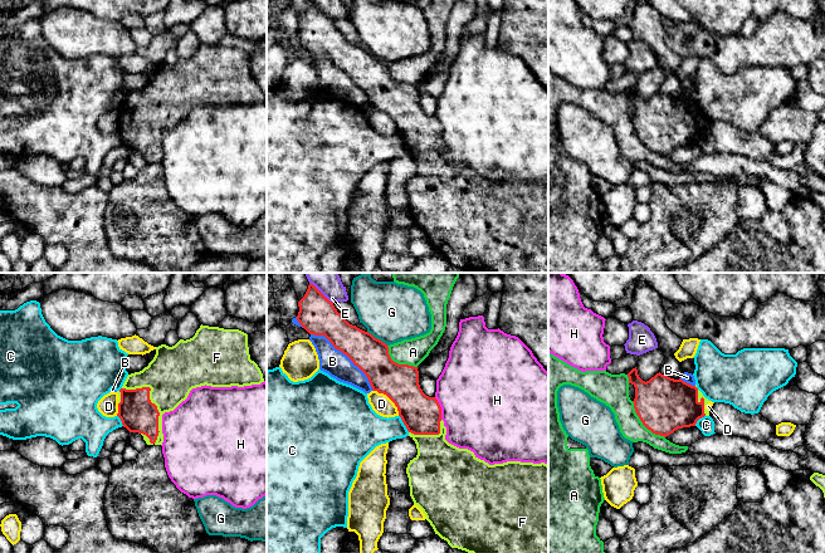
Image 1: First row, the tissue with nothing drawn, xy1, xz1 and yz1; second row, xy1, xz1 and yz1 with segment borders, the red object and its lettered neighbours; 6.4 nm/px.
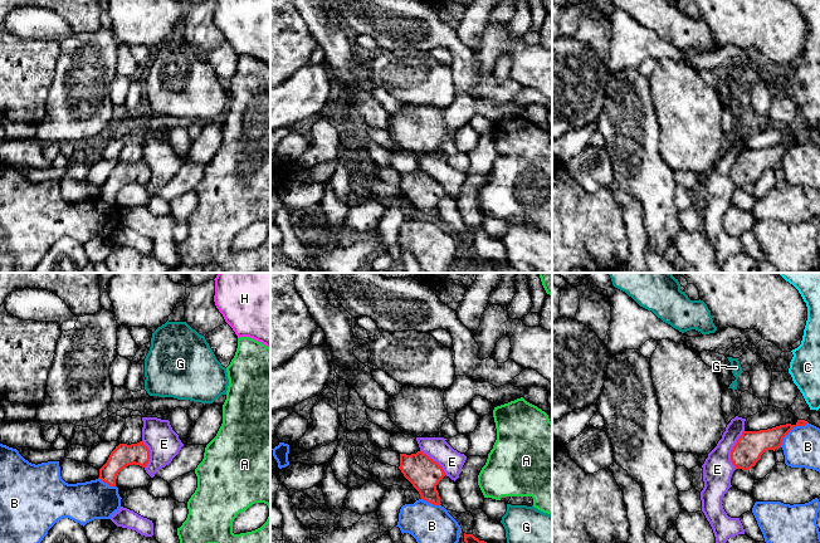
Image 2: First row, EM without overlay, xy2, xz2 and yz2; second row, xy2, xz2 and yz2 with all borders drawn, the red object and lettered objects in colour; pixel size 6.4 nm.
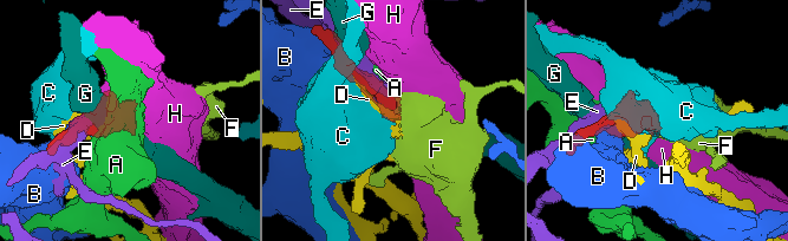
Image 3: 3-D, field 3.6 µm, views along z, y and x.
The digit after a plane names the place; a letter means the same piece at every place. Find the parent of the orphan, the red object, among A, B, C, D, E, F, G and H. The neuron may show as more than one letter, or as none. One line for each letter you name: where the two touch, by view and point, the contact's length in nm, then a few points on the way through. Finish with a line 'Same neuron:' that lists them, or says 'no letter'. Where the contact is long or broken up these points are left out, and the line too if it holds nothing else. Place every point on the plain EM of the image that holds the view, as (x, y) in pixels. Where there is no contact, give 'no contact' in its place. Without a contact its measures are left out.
F: contact xy1 (151, 121); length 420 nm
Same neuron: F

